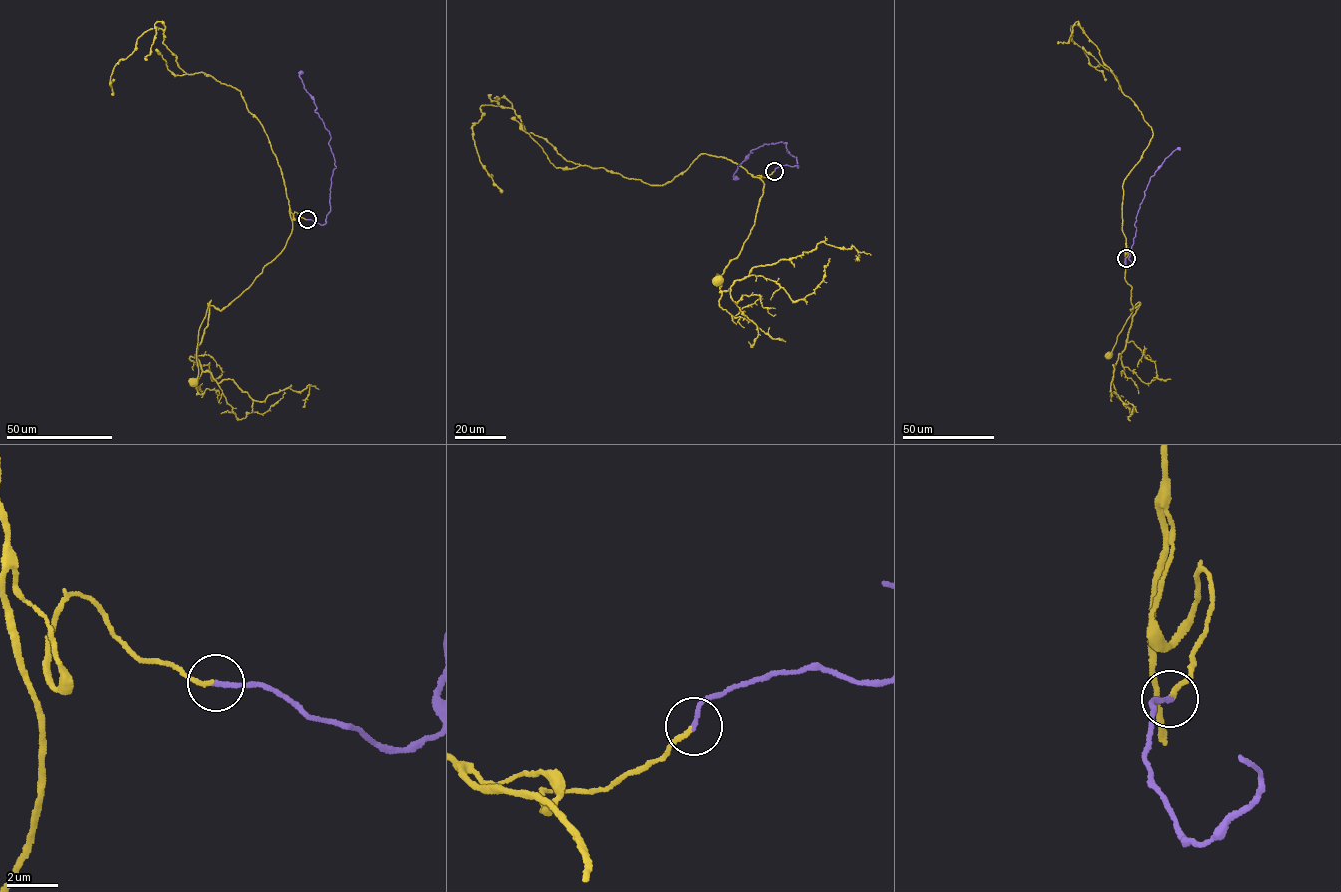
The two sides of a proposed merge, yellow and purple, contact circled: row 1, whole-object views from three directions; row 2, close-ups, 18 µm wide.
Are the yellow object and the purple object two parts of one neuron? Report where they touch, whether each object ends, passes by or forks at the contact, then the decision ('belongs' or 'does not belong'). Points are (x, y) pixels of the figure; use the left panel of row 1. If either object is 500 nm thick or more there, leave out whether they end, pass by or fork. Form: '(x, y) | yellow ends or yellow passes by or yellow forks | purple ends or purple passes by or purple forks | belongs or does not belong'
(307, 219) | yellow ends | purple ends | belongs

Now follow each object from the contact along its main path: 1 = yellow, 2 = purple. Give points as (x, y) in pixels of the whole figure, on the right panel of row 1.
1: (1126, 258), (1124, 278), (1132, 288), (1130, 310), (1140, 302), (1135, 305), (1108, 355)
2: (1126, 258), (1128, 268), (1133, 263), (1128, 258), (1135, 236), (1136, 215), (1151, 176), (1174, 151), (1180, 149)

